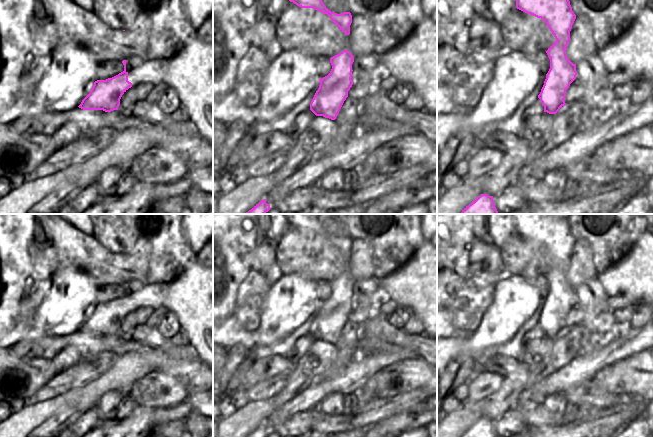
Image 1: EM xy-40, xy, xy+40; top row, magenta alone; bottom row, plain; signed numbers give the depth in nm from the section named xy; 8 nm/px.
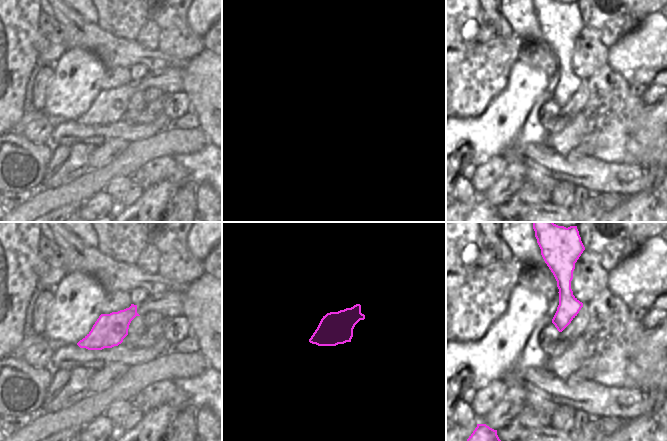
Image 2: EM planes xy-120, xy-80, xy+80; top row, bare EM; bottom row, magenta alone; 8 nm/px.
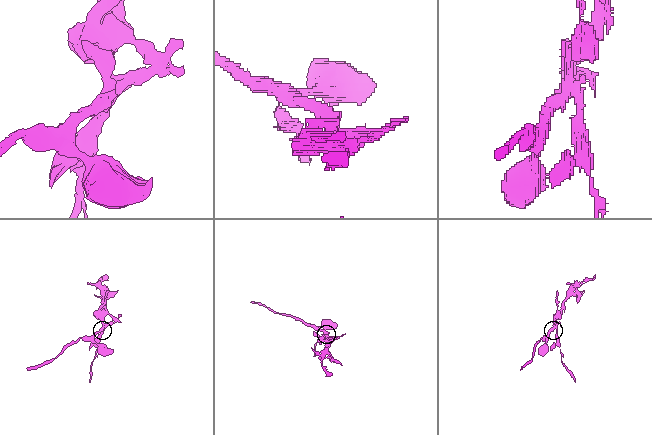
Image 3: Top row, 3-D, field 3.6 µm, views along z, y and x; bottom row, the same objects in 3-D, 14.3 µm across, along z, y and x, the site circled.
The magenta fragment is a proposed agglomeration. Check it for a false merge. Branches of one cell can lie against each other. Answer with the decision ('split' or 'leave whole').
split

